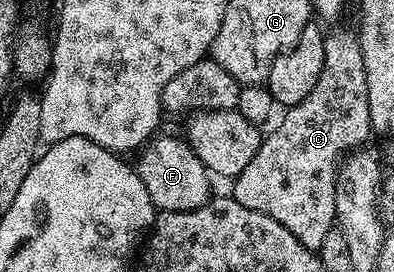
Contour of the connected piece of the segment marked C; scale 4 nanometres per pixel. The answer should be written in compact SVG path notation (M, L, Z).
M334 31L326 35L324 69L320 69L320 77L312 93L308 93L308 97L304 97L304 101L294 107L285 108L286 116L273 124L274 132L263 138L260 149L256 149L256 157L252 157L252 161L248 161L241 173L232 179L232 198L248 209L256 209L256 213L272 217L272 221L280 221L280 225L284 225L284 229L288 229L288 233L292 233L292 237L300 241L300 245L313 252L317 252L318 247L324 245L324 237L328 237L328 233L336 226L334 214L339 163L347 153L361 148L365 144L362 142L372 135L364 57L357 34L350 31Z

